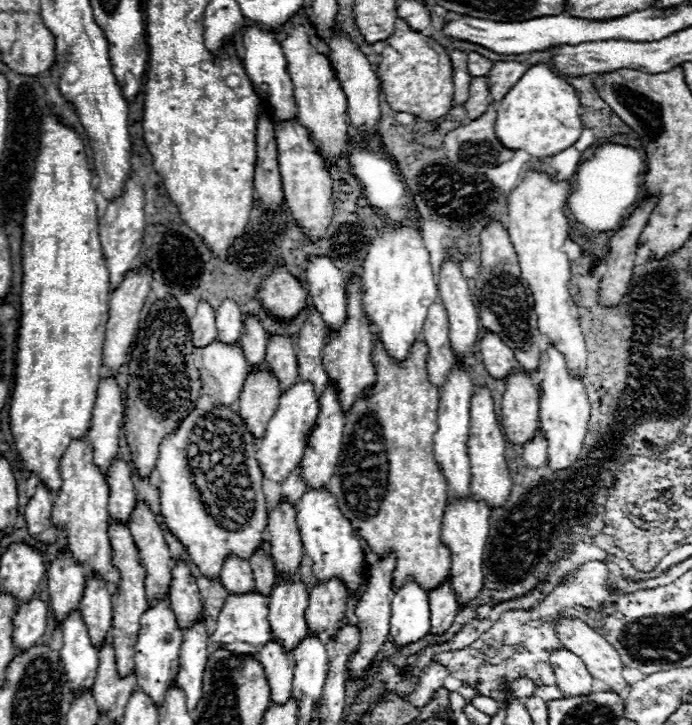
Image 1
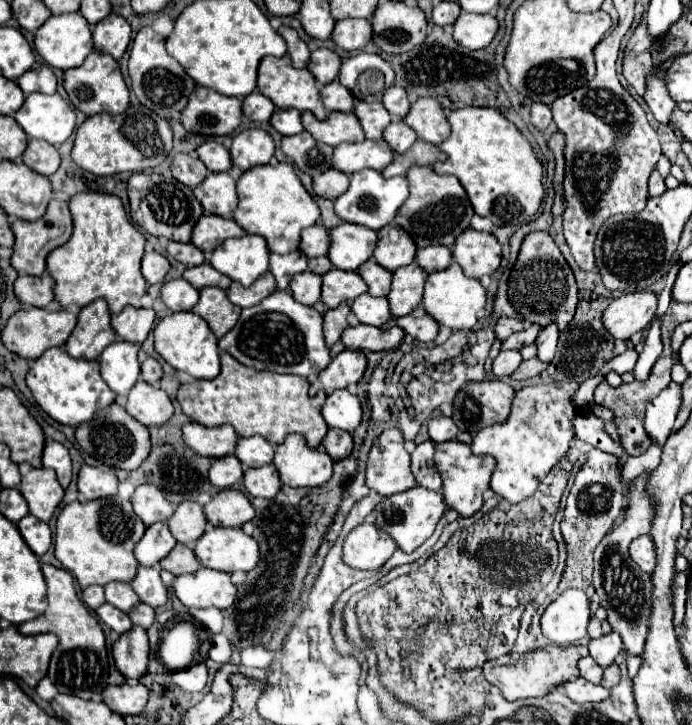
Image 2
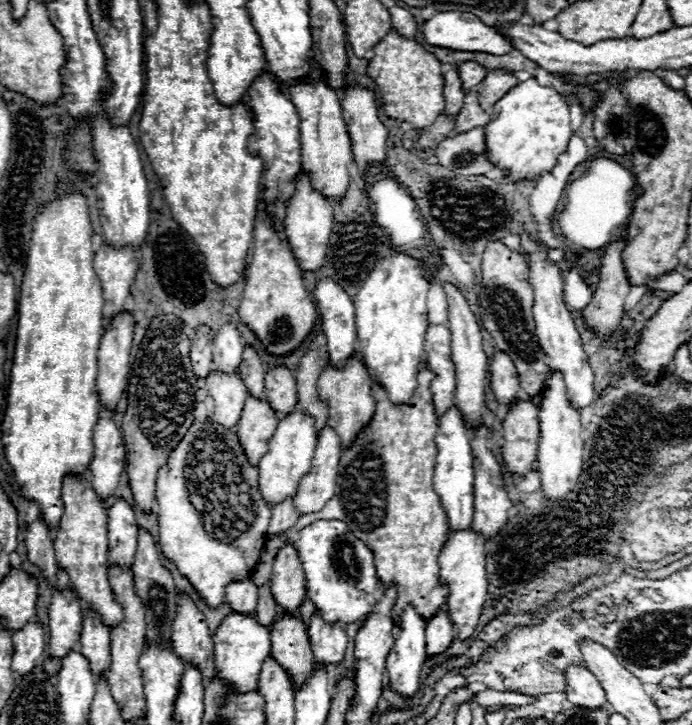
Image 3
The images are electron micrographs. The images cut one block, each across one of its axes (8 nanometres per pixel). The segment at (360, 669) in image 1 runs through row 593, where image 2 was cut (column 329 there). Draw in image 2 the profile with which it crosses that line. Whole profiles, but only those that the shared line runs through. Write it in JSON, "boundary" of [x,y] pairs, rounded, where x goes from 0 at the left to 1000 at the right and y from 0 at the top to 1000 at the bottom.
{"boundary":[[[497,483],[474,502],[471,510],[462,513],[460,524],[462,524],[465,535],[477,543],[488,535],[506,535],[506,532],[517,530],[517,524],[529,513],[529,505],[532,505],[532,497],[529,497],[526,486]]]}

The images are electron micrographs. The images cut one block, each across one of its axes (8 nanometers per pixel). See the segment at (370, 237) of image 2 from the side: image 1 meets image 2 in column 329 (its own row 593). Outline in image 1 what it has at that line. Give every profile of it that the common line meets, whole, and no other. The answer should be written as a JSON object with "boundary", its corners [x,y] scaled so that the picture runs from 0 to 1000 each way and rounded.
{"boundary":[[[332,819],[321,836],[321,844],[312,855],[312,869],[303,877],[306,891],[312,894],[327,894],[341,905],[370,905],[393,880],[390,858],[387,858],[387,830],[373,819]]]}

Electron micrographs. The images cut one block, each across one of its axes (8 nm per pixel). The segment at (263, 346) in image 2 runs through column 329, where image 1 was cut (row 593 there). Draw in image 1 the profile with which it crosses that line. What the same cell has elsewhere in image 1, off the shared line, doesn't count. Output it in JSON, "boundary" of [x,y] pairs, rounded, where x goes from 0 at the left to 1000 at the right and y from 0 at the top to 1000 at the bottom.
{"boundary":[[[442,676],[434,695],[428,698],[434,745],[439,750],[442,767],[451,772],[451,792],[460,803],[471,803],[477,797],[488,797],[506,819],[520,825],[529,817],[529,770],[526,770],[526,748],[509,731],[503,714],[486,701],[486,687],[474,676]]]}

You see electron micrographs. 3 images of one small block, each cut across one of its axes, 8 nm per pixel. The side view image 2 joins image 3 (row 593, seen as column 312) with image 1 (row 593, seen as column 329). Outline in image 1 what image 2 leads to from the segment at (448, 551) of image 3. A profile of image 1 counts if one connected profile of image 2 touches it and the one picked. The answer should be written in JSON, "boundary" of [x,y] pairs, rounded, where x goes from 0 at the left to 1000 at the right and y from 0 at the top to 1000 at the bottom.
{"boundary":[[[682,687],[665,690],[665,692],[650,692],[642,703],[642,717],[639,717],[639,748],[650,759],[653,770],[653,811],[659,817],[665,839],[673,839],[694,814],[699,811],[699,792],[697,792],[697,767],[699,767],[699,753],[702,753],[702,739],[705,739],[705,714],[708,714],[708,701],[702,695],[685,692]]]}

